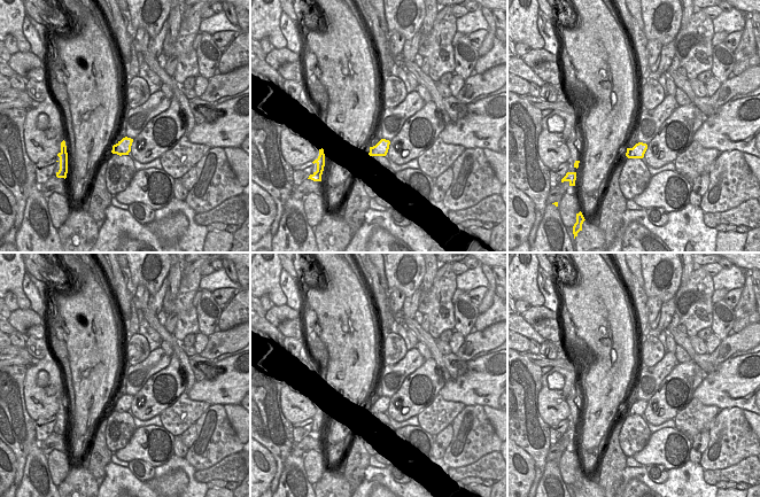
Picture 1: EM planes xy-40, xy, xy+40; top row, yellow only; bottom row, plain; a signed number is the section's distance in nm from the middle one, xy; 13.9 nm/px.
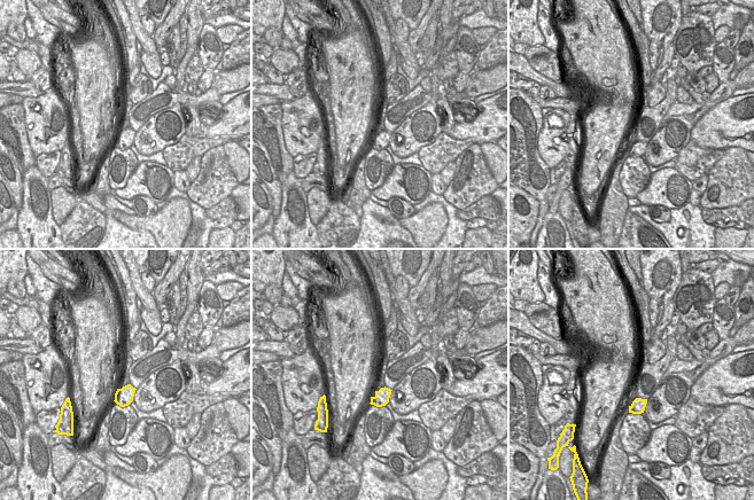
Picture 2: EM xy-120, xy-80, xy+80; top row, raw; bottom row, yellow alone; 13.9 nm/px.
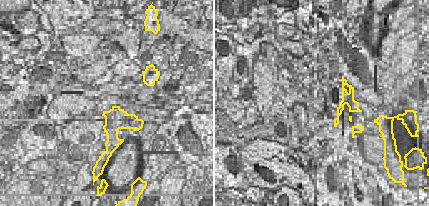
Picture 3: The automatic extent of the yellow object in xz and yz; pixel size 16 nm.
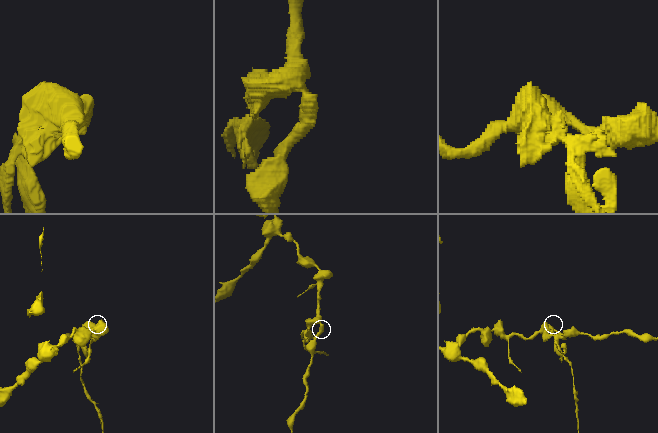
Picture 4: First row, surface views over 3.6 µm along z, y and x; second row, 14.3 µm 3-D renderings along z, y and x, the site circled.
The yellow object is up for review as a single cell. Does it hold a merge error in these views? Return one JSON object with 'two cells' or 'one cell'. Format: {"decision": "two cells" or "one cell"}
{"decision": "two cells"}

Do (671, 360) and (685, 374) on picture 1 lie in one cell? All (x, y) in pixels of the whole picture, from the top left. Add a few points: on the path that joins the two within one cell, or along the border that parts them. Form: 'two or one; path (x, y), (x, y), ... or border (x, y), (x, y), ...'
two; border (679, 363), (659, 386)

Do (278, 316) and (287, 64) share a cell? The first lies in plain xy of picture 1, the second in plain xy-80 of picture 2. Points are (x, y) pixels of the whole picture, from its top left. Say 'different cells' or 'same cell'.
same cell

